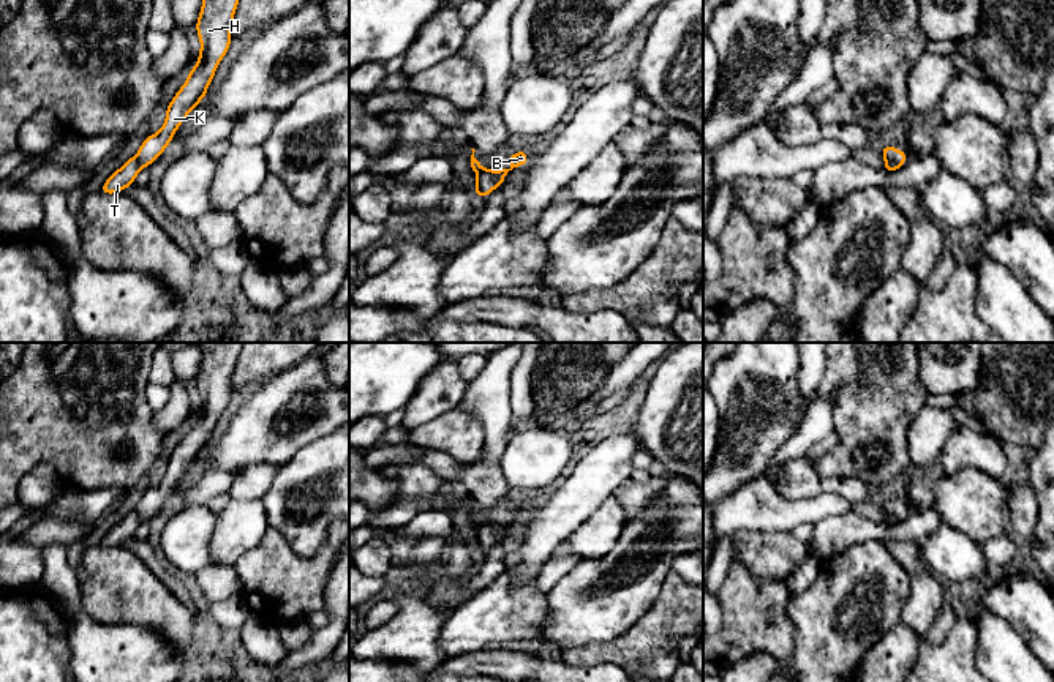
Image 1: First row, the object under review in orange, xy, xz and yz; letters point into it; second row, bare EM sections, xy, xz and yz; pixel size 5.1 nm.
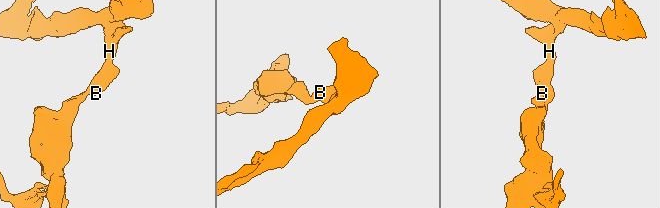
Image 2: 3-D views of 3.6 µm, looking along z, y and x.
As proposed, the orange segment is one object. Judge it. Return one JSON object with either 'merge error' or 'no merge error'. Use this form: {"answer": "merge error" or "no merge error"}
{"answer": "no merge error"}

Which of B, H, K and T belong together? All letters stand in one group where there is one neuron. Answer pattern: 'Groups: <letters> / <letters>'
Groups: B H K T

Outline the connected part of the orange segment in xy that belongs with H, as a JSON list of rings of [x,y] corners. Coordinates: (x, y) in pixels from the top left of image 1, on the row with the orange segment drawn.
[[[202,0],[196,21],[196,33],[201,41],[198,63],[190,69],[185,84],[166,106],[166,120],[156,134],[149,134],[134,158],[126,158],[101,186],[101,194],[122,193],[134,183],[139,170],[155,163],[171,144],[175,131],[188,114],[205,98],[215,71],[229,51],[231,25],[240,0]]]

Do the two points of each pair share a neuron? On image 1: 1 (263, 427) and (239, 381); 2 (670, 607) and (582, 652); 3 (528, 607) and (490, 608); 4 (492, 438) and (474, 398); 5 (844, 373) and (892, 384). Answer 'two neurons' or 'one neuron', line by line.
1: two neurons
2: one neuron
3: one neuron
4: one neuron
5: two neurons

